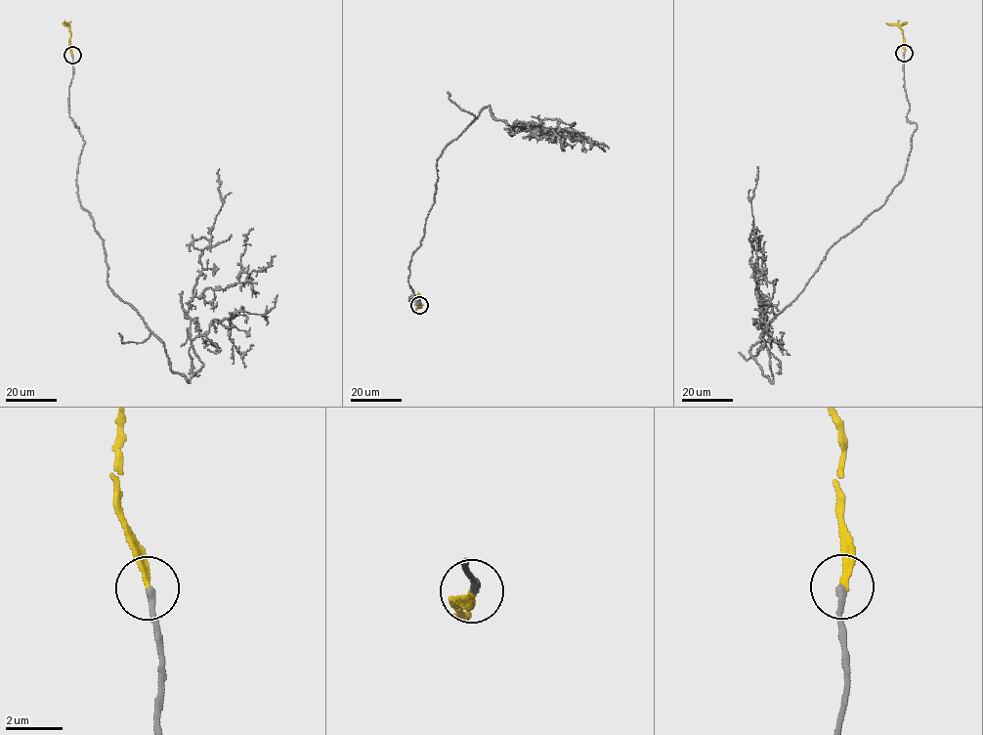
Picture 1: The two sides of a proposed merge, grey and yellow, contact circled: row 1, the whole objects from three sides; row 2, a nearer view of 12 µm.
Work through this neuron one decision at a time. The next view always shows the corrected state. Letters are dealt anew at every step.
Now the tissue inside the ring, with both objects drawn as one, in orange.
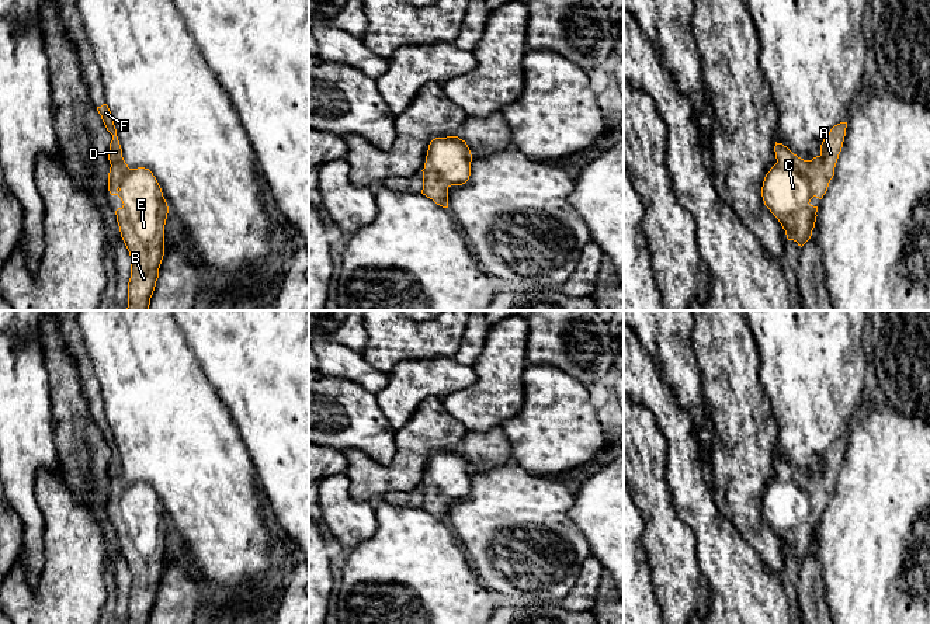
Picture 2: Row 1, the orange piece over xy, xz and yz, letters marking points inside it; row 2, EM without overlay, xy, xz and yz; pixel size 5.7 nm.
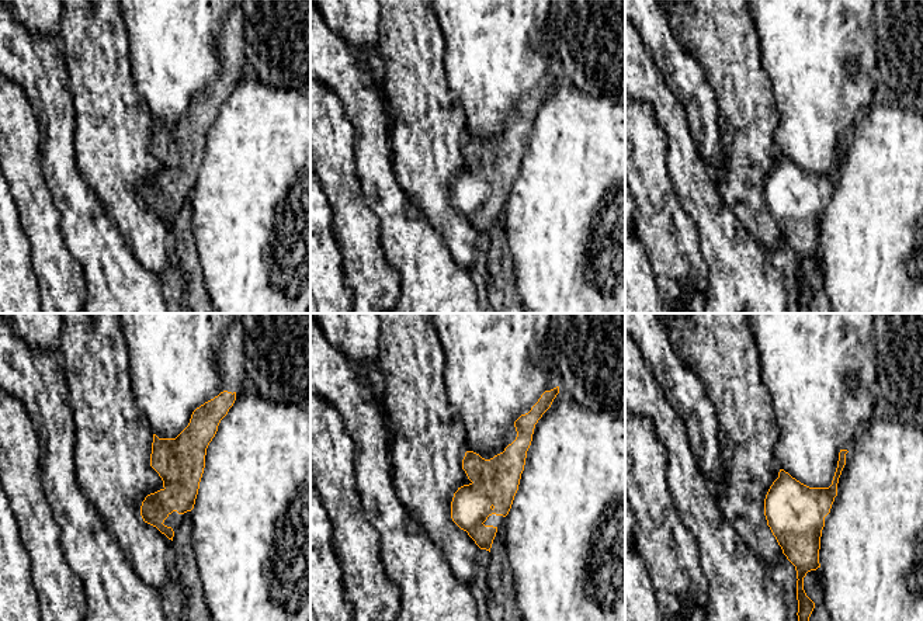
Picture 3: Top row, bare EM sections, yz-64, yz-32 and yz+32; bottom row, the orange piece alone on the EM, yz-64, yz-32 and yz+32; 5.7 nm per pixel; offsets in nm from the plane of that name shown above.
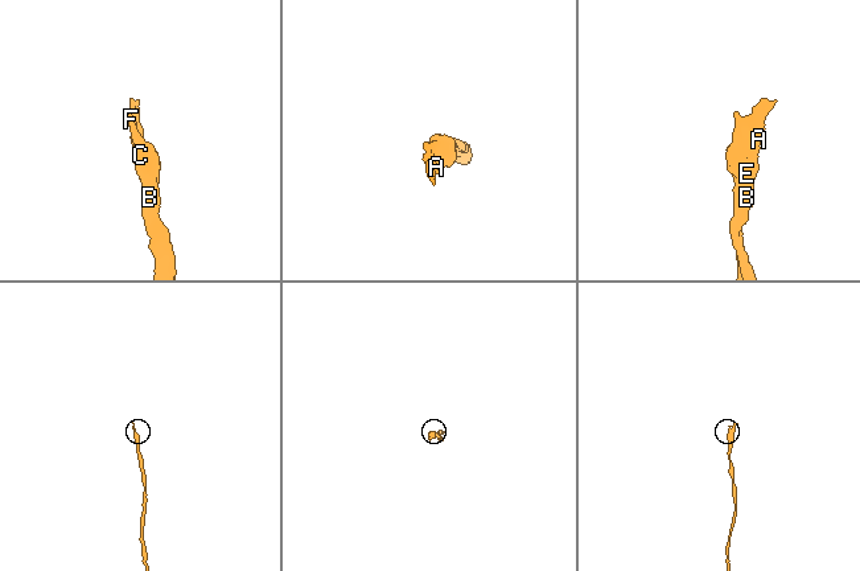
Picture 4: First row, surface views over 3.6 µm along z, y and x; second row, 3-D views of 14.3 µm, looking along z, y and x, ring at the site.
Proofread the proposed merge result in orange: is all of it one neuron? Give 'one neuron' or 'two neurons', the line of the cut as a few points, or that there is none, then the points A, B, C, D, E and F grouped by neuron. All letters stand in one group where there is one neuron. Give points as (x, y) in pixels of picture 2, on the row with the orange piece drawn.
one neuron; no cut; A B C D E F

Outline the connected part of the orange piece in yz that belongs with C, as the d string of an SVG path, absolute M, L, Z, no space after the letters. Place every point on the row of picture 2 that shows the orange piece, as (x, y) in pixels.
M847 122L834 125L820 145L820 154L812 160L804 160L775 142L777 163L764 177L761 197L785 230L787 239L801 247L811 239L818 216L818 206L809 202L813 197L822 199L827 191L846 128Z

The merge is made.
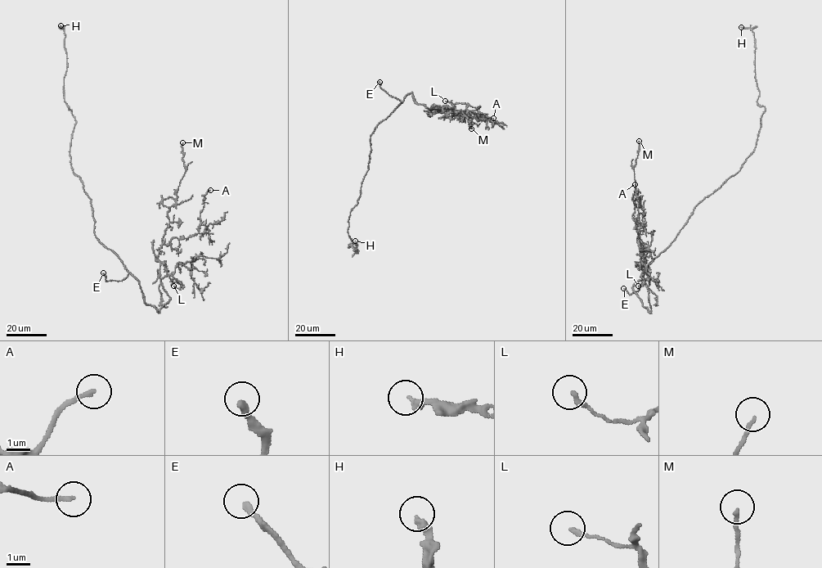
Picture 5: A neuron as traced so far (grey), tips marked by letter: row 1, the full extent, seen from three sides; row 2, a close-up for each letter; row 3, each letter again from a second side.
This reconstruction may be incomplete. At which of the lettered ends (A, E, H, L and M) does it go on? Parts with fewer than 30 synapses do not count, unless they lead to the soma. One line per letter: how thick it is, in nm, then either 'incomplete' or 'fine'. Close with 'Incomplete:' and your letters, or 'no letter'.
A: 180 nm | fine
E: 280 nm | fine
H: 280 nm | fine
L: 190 nm | fine
M: 140 nm | fine
Incomplete: no letter

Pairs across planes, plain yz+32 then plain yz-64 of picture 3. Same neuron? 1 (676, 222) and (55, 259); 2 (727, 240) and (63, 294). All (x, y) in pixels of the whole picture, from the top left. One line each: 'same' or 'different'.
1: same
2: different

